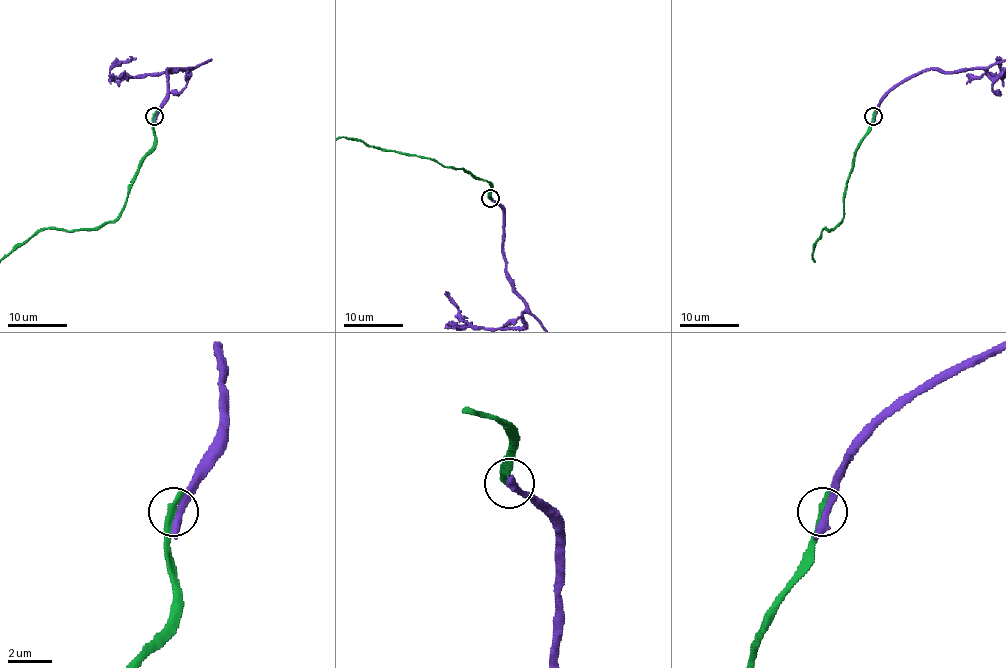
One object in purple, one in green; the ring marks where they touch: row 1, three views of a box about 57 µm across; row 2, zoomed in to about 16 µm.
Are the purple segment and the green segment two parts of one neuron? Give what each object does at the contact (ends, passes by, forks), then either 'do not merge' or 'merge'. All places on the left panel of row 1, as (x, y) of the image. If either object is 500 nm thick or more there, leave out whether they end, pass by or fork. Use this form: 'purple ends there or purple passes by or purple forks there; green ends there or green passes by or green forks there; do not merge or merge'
purple ends there; green ends there; do not merge

